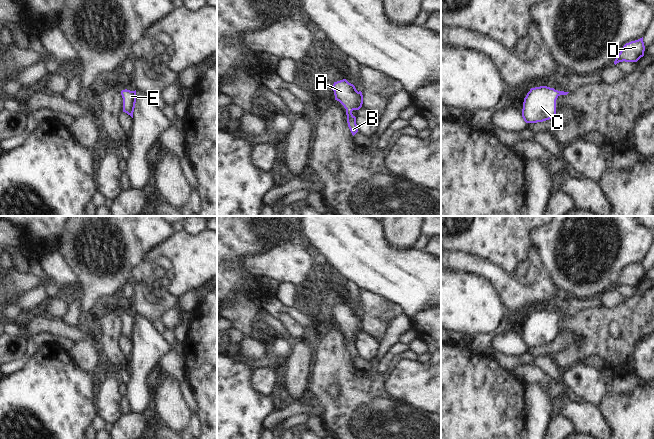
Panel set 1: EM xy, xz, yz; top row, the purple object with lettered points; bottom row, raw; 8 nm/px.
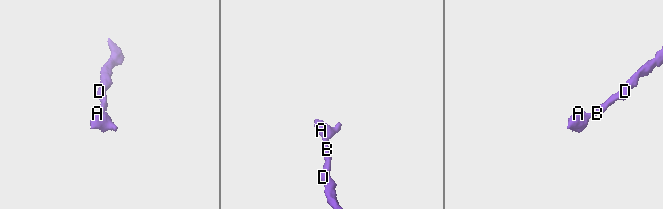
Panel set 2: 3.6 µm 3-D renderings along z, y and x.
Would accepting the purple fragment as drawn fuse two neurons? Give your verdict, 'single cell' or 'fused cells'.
single cell

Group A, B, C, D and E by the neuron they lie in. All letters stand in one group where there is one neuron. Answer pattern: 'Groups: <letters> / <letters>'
Groups: A B C D E.

